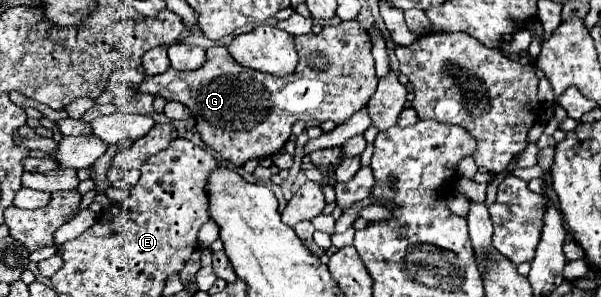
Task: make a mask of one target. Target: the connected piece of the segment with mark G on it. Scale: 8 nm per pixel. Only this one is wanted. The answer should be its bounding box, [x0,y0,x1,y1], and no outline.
[138,20,378,166]

